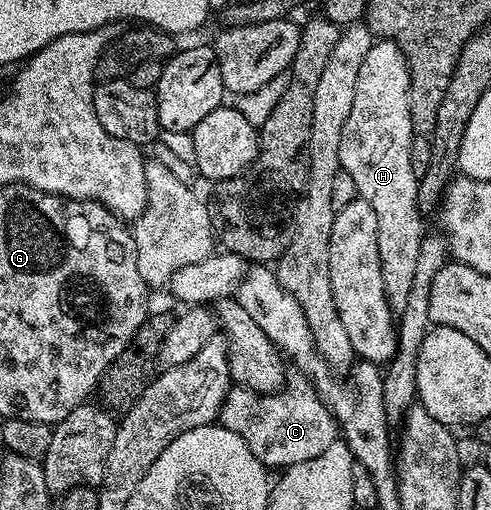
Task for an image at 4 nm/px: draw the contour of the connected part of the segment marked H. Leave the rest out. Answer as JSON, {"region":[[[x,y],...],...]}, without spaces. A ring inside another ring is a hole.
{"region":[[[378,39],[367,50],[363,66],[359,66],[359,78],[355,82],[355,102],[351,102],[351,114],[343,122],[343,134],[339,138],[339,162],[341,170],[351,174],[358,197],[375,210],[377,241],[379,242],[379,266],[383,270],[383,286],[387,302],[394,313],[400,314],[407,306],[407,294],[415,278],[415,265],[419,259],[419,242],[423,235],[423,217],[416,206],[418,176],[411,170],[411,142],[413,115],[409,109],[409,64],[393,40]]]}

